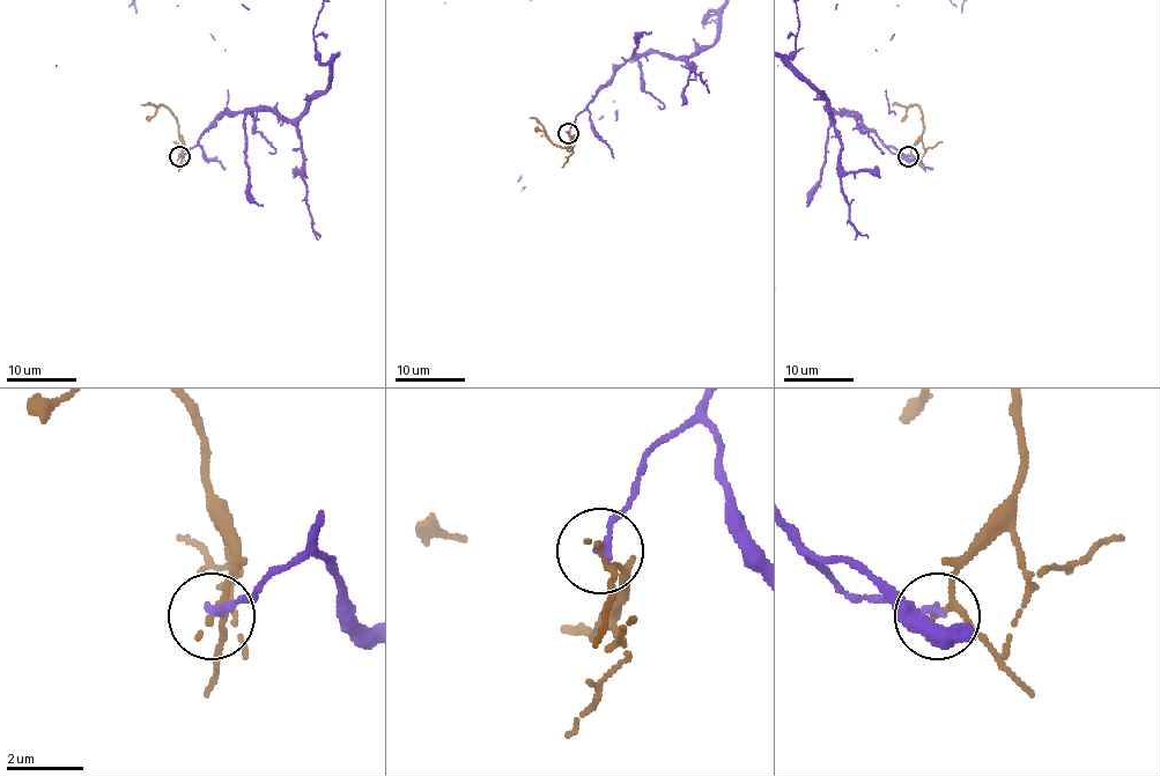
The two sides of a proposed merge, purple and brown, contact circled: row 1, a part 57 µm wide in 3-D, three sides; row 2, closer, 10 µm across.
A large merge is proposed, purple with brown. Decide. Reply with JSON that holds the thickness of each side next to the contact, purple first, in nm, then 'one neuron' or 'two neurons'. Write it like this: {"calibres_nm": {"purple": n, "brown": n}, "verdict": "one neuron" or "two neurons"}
{"calibres_nm": {"purple": 200, "brown": 140}, "verdict": "two neurons"}

